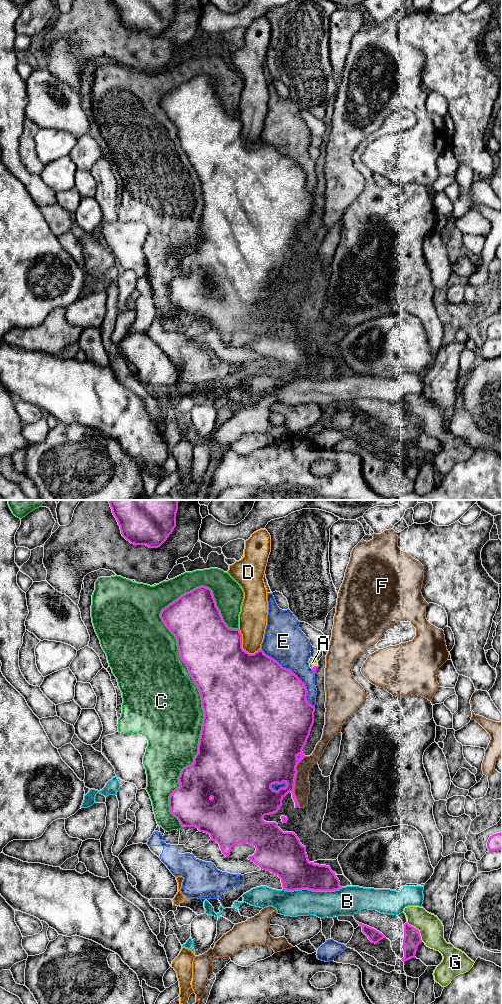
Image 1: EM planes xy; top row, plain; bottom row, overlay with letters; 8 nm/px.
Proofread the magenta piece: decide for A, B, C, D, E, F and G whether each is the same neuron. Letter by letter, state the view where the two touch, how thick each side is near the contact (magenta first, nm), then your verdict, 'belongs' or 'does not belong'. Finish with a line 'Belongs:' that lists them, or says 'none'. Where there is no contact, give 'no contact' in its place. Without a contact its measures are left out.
A: meets magenta in xy; 40 nm thick on the magenta side, 70 nm on the other; belongs
B: meets magenta in xy; 280 nm thick on the magenta side, 220 nm on the other; does not belong
C: meets magenta in xy; 500 nm thick on the magenta side, 500 nm on the other; does not belong
D: meets magenta in xy; 480 nm thick on the magenta side, 220 nm on the other; does not belong
E: meets magenta in xy; 500 nm thick on the magenta side, 320 nm on the other; does not belong
F: meets magenta in xy; 380 nm thick on the magenta side, 130 nm on the other; does not belong
G: meets magenta in xy; 140 nm thick on the magenta side, 200 nm on the other; does not belong
Belongs: A

